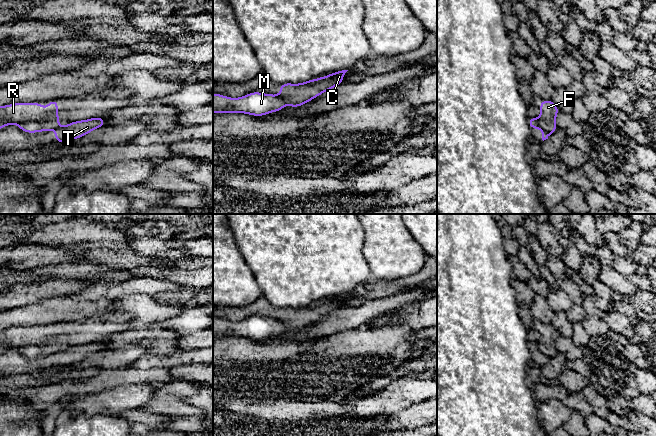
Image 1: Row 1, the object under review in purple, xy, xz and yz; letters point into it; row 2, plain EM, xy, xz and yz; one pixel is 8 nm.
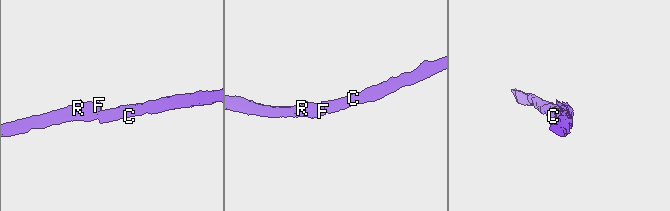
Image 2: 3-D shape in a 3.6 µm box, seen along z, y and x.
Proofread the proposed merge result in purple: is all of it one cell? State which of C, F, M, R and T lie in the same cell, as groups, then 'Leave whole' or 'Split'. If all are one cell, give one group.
Groups: C T / F M R. Split

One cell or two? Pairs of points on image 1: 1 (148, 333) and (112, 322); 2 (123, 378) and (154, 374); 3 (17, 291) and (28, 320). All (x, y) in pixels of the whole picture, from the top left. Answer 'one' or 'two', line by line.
1: two
2: one
3: two

